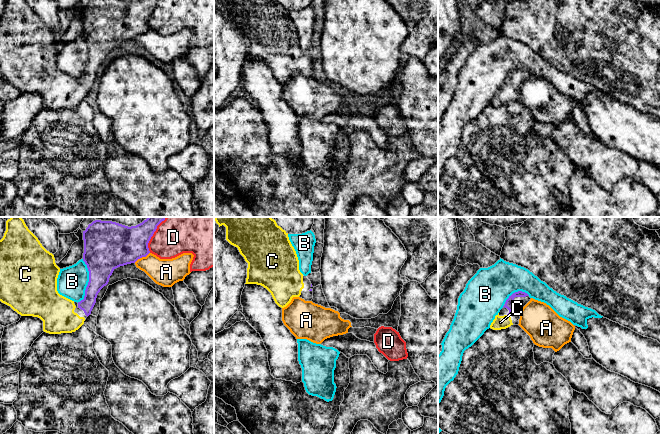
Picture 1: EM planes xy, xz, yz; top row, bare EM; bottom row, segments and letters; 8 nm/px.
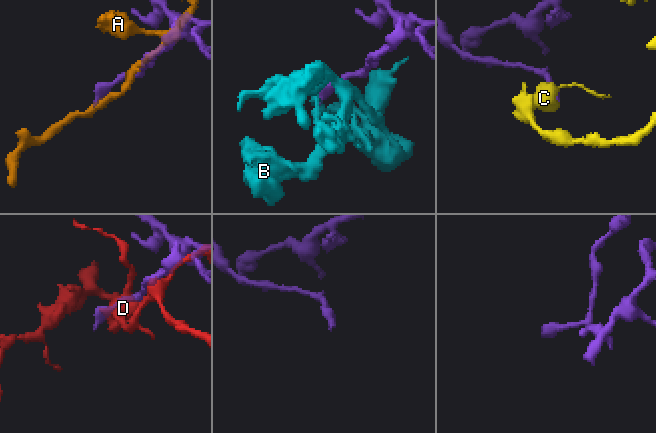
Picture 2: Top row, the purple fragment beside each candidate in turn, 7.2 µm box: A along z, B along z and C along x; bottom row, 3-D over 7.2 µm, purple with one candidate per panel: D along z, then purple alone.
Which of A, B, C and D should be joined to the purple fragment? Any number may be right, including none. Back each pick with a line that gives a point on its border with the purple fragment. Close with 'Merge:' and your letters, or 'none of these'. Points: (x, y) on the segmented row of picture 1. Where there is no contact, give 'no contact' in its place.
C: yz (508, 314)
Merge: C

